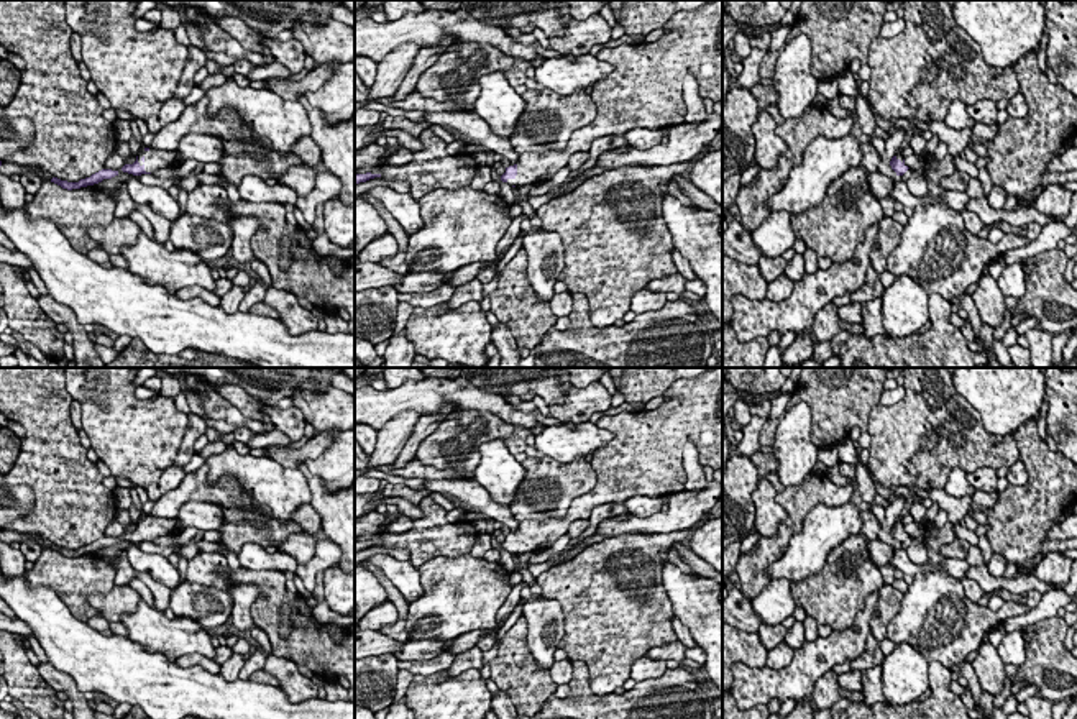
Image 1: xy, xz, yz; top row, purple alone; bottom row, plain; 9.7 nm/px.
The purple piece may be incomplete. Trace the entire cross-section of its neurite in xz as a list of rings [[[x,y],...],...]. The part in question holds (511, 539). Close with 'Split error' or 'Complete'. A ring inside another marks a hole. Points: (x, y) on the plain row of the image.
[[[722,368],[696,379],[675,381],[655,410],[603,415],[596,425],[614,438],[591,455],[596,486],[571,501],[565,517],[522,520],[501,543],[509,553],[552,547],[578,519],[589,519],[596,506],[622,504],[634,496],[662,497],[686,484],[683,448],[691,442],[699,465],[722,468]]]. Split error

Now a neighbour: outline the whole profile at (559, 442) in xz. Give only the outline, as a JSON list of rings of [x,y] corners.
[[[589,420],[576,424],[573,428],[565,424],[548,425],[535,435],[535,450],[560,463],[570,463],[593,455],[612,438],[612,432],[599,428]]]

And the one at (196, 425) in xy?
[[[190,412],[187,417],[189,417],[187,428],[181,443],[181,450],[174,460],[174,466],[177,468],[182,468],[190,461],[194,455],[195,440],[207,430],[207,424],[200,415]]]

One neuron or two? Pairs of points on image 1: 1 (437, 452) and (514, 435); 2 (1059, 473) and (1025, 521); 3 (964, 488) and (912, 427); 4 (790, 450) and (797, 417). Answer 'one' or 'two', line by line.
1: one
2: one
3: two
4: one

